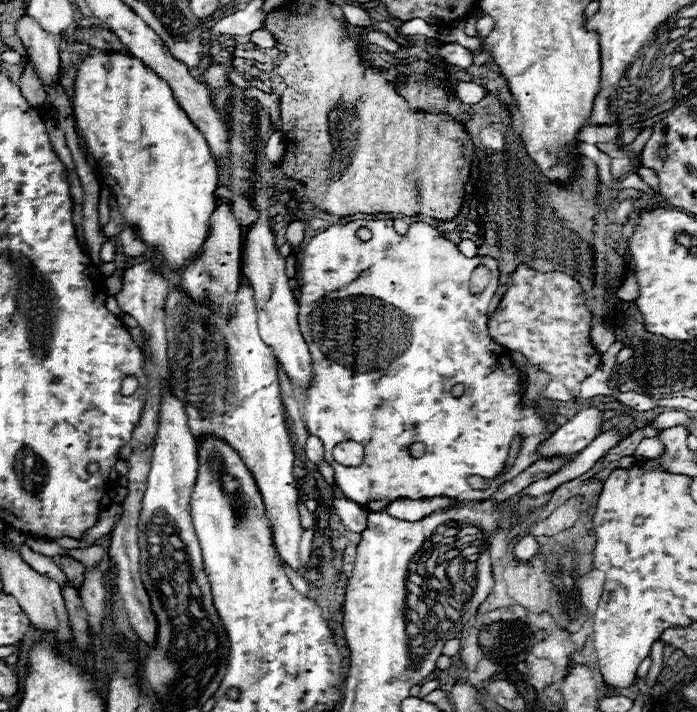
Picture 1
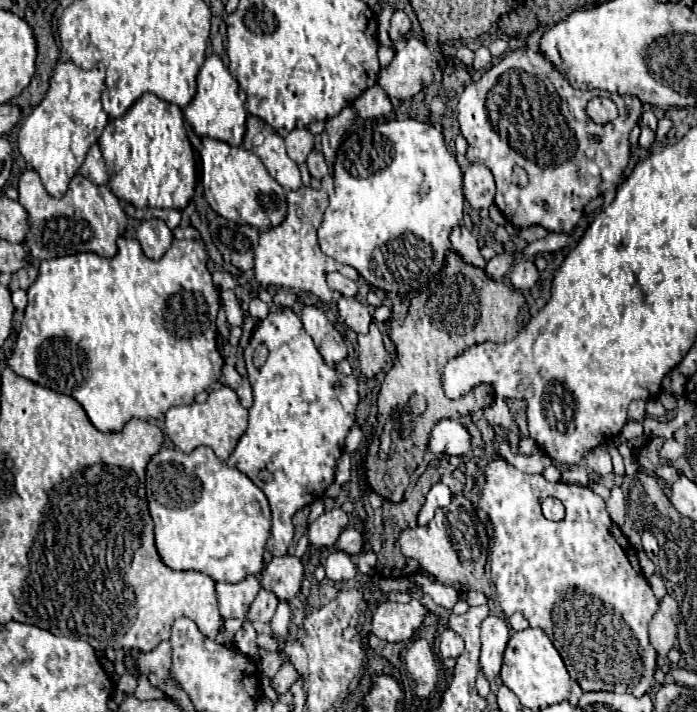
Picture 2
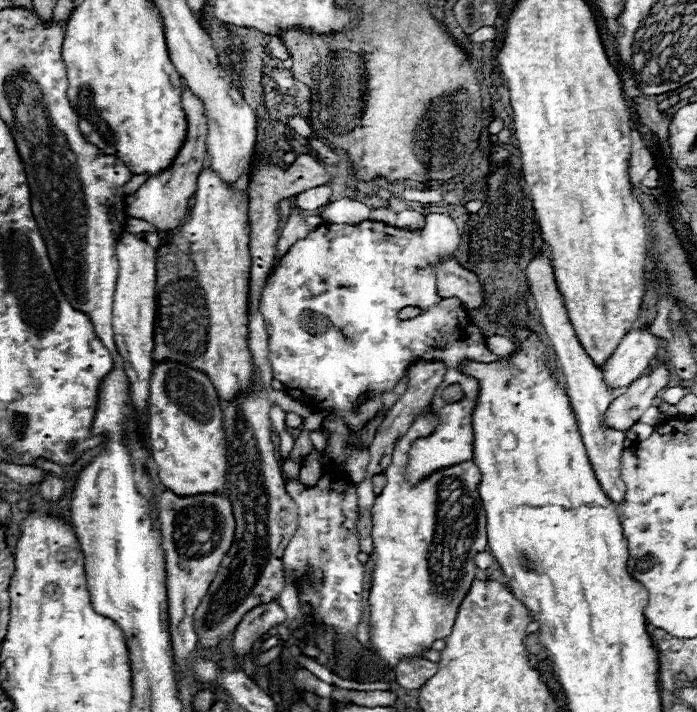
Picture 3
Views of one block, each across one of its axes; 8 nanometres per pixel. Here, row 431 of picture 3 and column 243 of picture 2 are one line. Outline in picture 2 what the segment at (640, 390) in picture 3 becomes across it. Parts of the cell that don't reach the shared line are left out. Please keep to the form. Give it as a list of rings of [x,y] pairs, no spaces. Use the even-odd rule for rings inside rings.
[[[228,618],[223,620],[224,634],[226,634],[226,644],[234,646],[234,634],[244,626],[244,620],[234,620]]]

